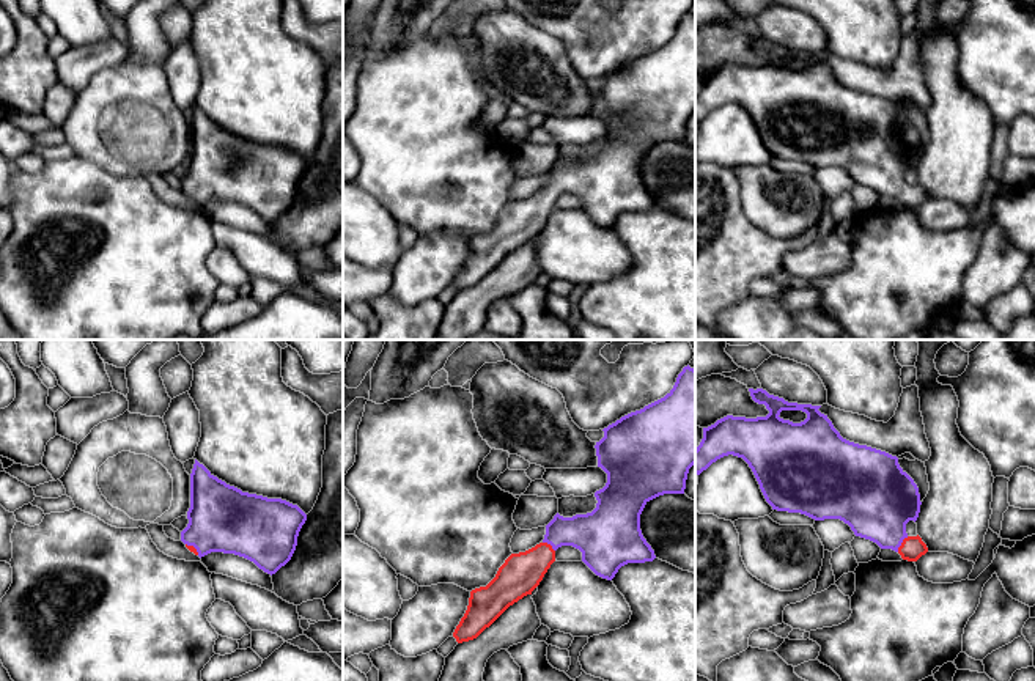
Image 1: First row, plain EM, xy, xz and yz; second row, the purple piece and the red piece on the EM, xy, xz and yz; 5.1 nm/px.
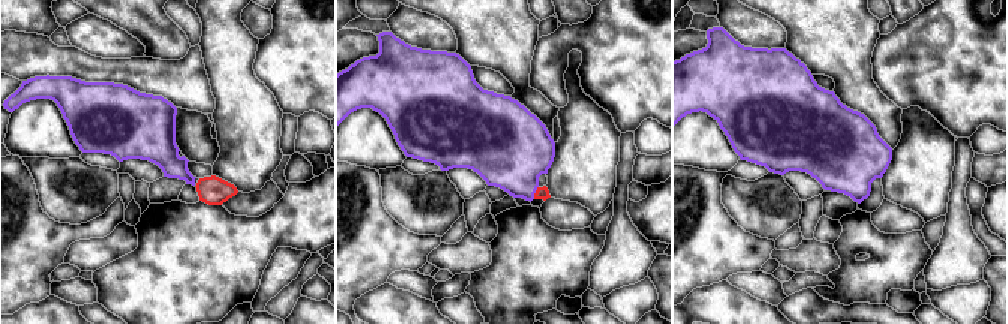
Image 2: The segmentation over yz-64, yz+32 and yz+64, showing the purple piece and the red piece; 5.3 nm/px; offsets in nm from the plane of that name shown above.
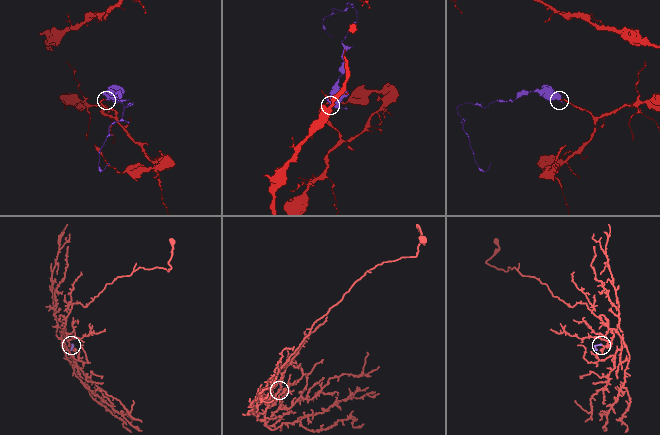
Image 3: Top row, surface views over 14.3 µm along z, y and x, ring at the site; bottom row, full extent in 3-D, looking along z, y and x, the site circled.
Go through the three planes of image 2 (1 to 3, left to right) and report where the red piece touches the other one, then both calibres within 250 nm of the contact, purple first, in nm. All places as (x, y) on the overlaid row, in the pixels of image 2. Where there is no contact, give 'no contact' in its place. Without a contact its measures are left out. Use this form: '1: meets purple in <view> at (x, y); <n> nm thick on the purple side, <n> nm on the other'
1: no contact
2: meets purple in yz+32 at (534, 192); 400 nm thick on the purple side, 60 nm on the other
3: no contact

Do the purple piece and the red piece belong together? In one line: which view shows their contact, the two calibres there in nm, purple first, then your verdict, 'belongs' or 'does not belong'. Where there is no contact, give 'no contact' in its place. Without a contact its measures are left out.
meets purple in yz; 380 nm thick on the purple side, 120 nm on the other; belongs

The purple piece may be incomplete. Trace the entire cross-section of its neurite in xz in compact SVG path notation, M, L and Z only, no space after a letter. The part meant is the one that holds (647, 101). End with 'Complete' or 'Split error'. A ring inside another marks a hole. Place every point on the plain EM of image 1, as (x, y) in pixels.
M689 13L678 22L673 36L661 47L631 60L602 77L604 85L596 90L598 115L607 121L607 131L595 140L596 156L587 162L563 165L558 160L546 173L544 187L535 195L511 201L499 215L495 225L486 233L470 239L469 253L456 274L453 285L458 291L477 286L510 253L518 250L540 233L544 222L555 209L555 198L573 193L582 200L582 209L599 225L612 228L618 217L628 211L645 211L656 206L640 178L640 162L645 153L664 142L684 142L689 116L695 112L695 17Z. Split error

